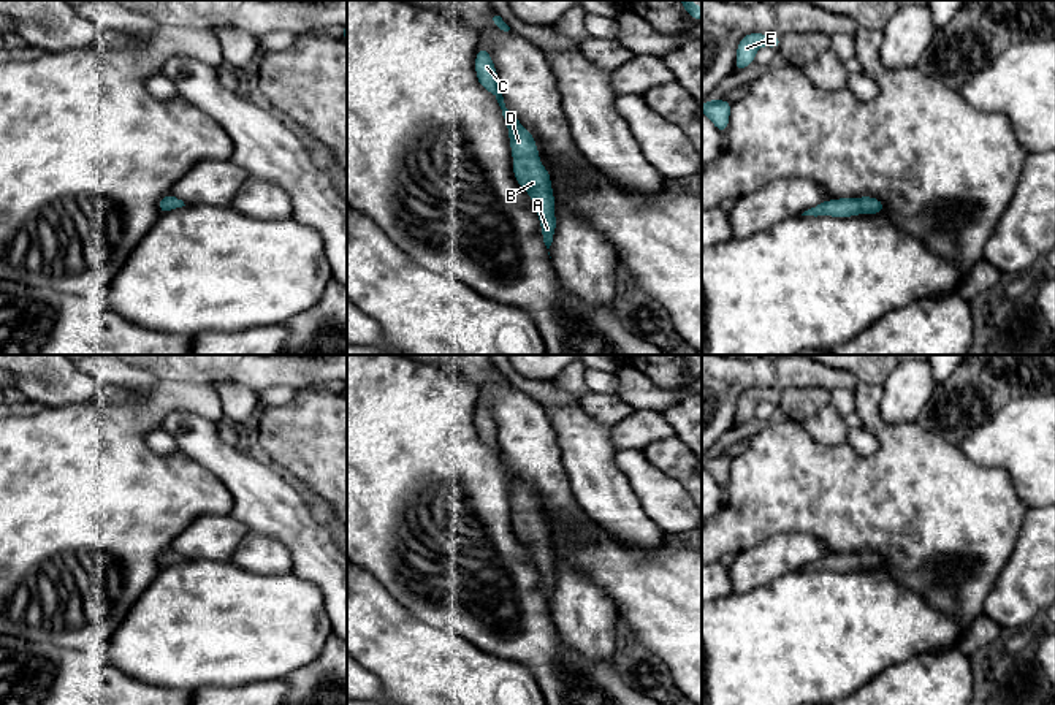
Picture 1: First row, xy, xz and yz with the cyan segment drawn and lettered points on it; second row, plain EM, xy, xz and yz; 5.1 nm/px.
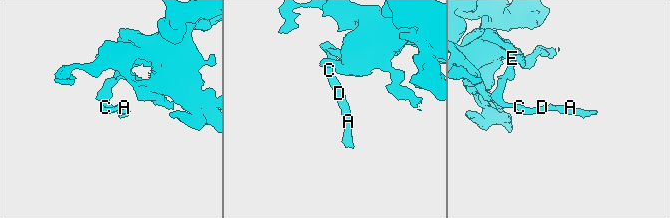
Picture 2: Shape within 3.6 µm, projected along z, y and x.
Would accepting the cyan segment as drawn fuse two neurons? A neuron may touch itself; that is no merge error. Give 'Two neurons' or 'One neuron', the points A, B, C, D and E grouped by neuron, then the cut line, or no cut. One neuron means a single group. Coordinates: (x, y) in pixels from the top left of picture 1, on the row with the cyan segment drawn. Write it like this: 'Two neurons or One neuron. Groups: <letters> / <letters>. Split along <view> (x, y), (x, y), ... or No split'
One neuron. Groups: A B C D E. No split

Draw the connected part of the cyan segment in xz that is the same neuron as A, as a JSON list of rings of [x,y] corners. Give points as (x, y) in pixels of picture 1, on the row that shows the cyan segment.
[[[478,48],[475,55],[475,73],[478,84],[491,92],[508,127],[510,147],[513,155],[513,176],[516,182],[531,195],[537,211],[542,238],[550,249],[556,230],[554,195],[551,190],[551,177],[547,168],[539,160],[539,147],[528,128],[505,108],[504,97],[497,86],[497,71],[489,57],[488,48]]]

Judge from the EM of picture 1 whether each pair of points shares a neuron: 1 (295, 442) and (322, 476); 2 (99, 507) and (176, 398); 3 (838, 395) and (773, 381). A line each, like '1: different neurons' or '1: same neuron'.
1: same neuron
2: same neuron
3: different neurons

